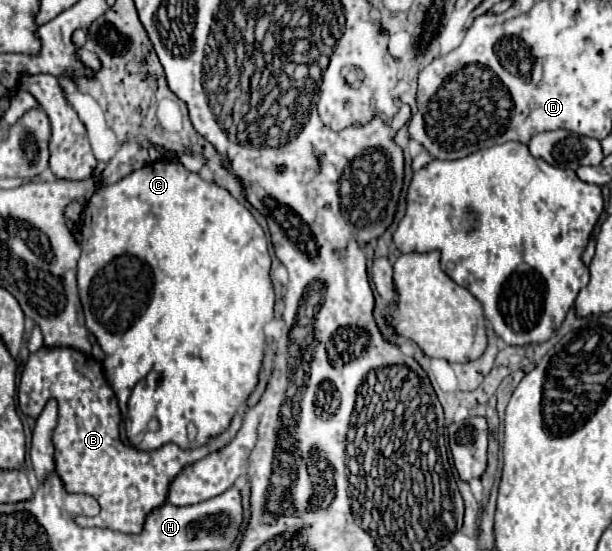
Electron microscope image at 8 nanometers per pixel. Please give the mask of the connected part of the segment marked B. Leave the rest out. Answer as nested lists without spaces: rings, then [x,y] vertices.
[[[42,347],[38,353],[32,353],[28,363],[24,365],[22,379],[17,387],[17,397],[18,406],[22,409],[22,413],[30,413],[30,415],[42,413],[48,399],[55,399],[59,404],[57,425],[52,433],[52,443],[56,449],[56,455],[54,455],[56,473],[60,475],[68,493],[86,493],[86,495],[92,495],[100,503],[100,513],[96,517],[76,515],[74,521],[80,527],[104,527],[104,529],[114,529],[114,531],[130,533],[130,535],[142,533],[146,515],[166,503],[172,479],[186,465],[194,465],[196,461],[208,457],[210,453],[224,449],[236,437],[236,433],[242,425],[242,413],[236,413],[230,427],[222,435],[218,435],[214,441],[210,441],[210,445],[204,445],[202,449],[182,451],[176,445],[164,445],[162,449],[150,451],[150,453],[136,451],[134,447],[124,445],[120,441],[120,419],[122,417],[120,417],[118,403],[114,399],[114,393],[112,393],[110,385],[106,383],[100,361],[94,361],[92,355],[84,355],[84,353],[70,349],[70,347],[60,347],[60,349],[58,347],[56,349]]]

